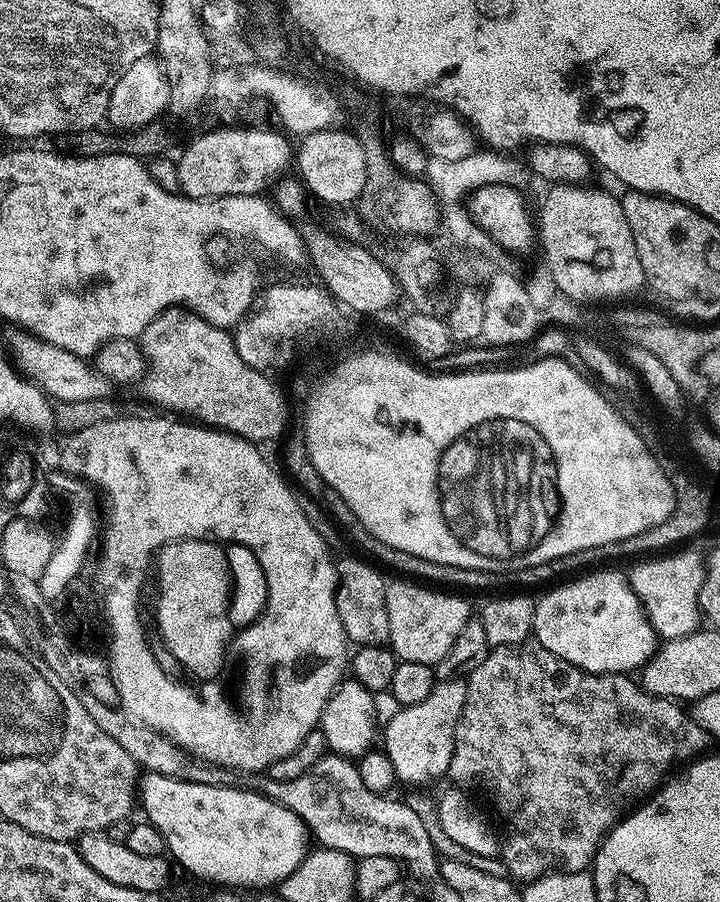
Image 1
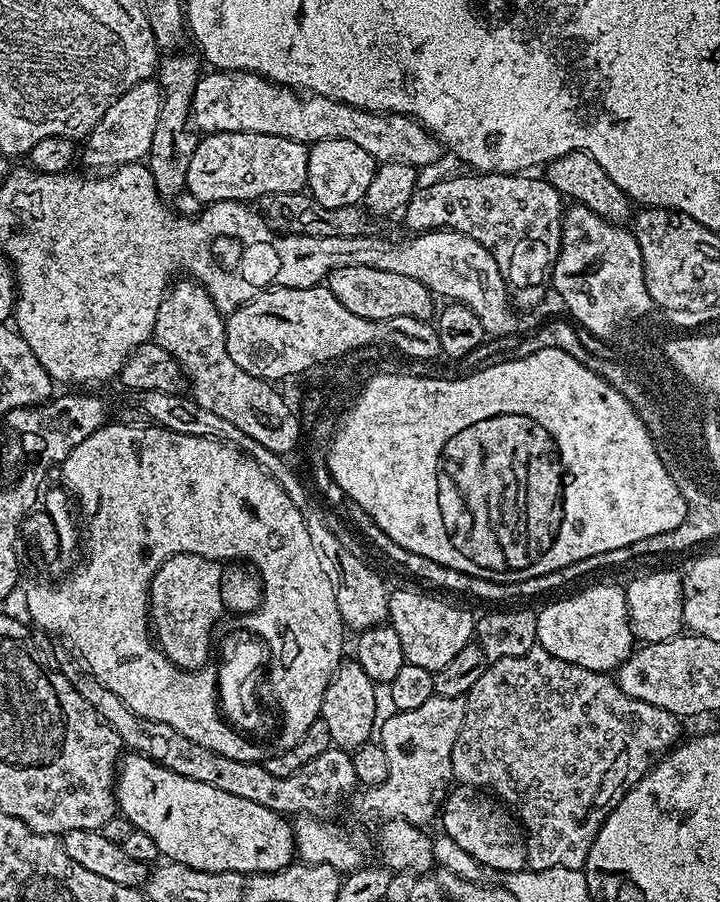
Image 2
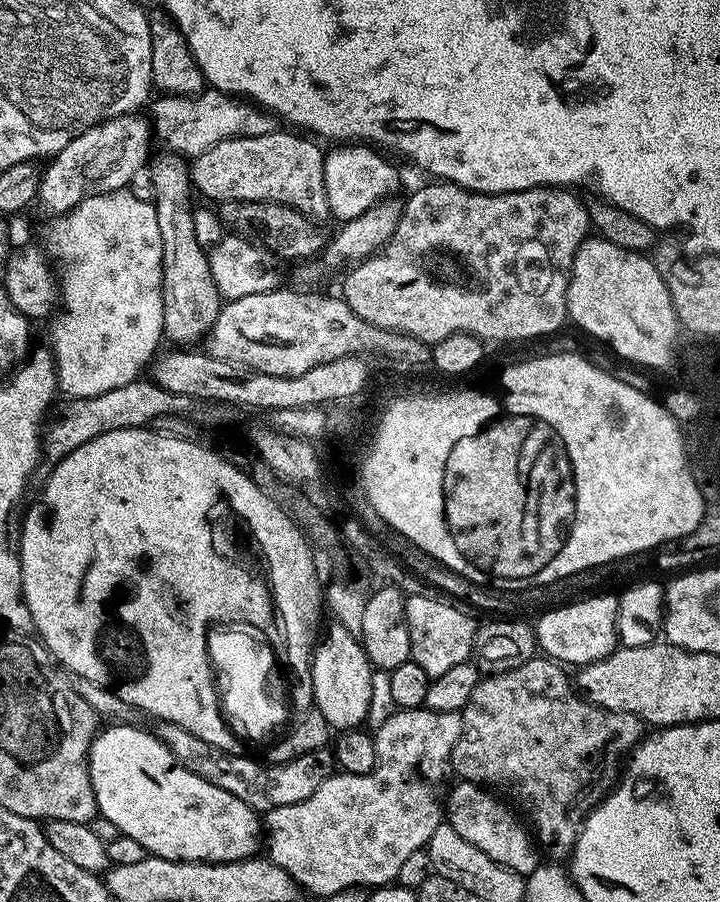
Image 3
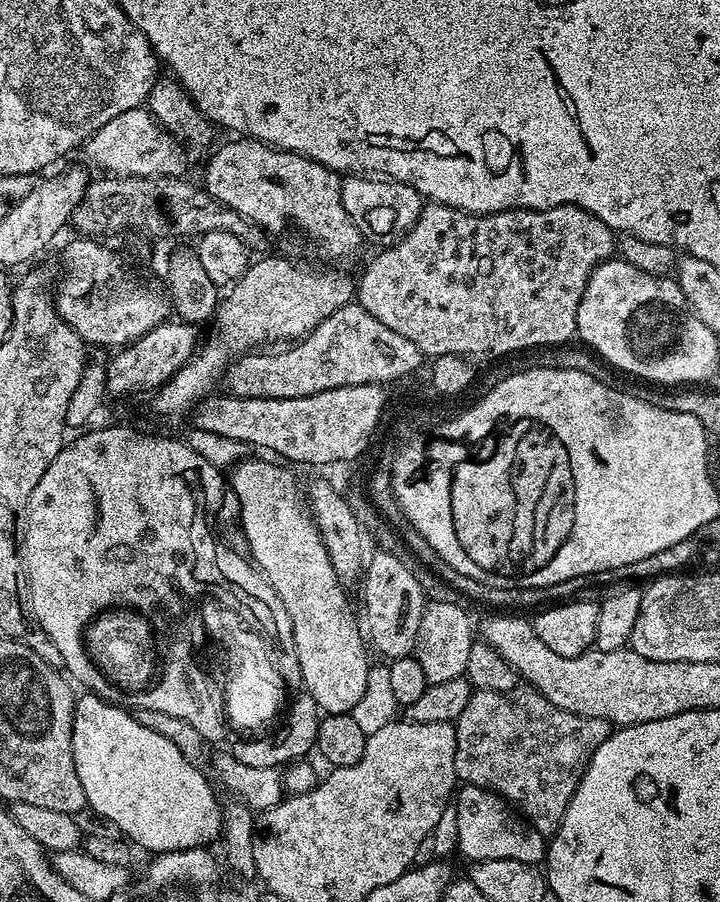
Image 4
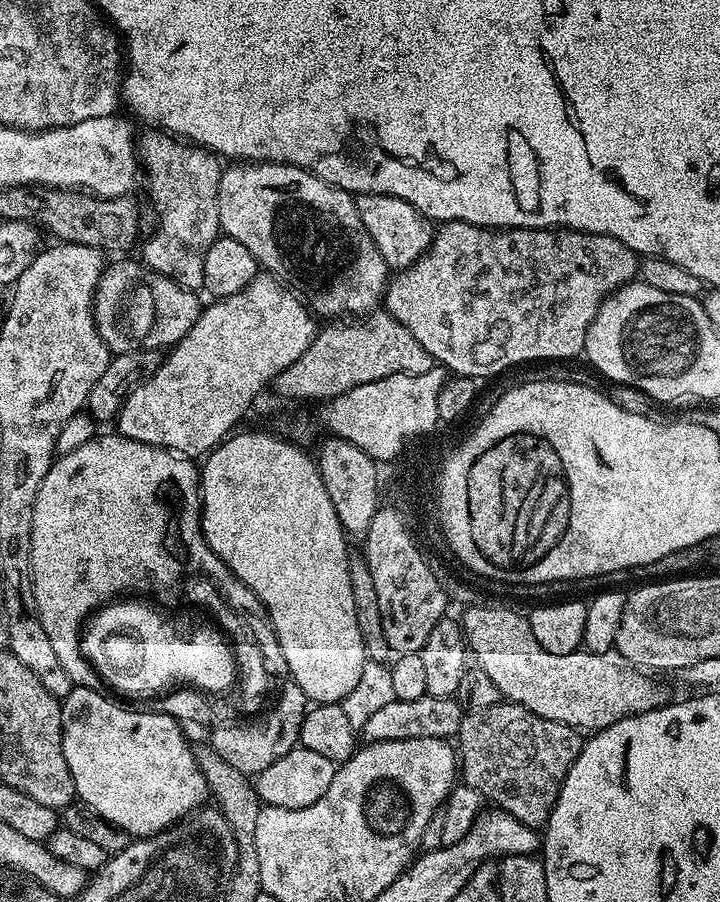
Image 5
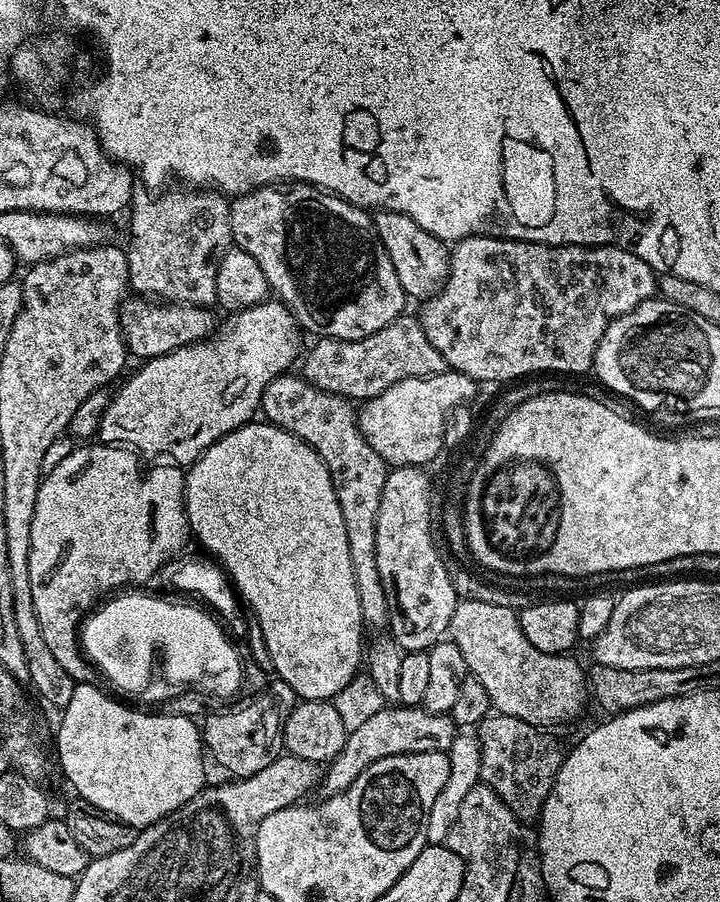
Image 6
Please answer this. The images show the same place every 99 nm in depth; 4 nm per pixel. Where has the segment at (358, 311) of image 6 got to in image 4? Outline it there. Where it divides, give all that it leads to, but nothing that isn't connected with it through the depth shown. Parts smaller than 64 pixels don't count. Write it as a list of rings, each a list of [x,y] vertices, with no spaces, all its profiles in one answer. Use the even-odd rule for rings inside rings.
[[[232,138],[229,144],[224,144],[216,153],[213,154],[212,158],[208,162],[208,170],[204,174],[204,180],[202,179],[203,187],[208,189],[215,200],[221,200],[228,208],[233,208],[238,214],[242,214],[248,220],[260,225],[264,231],[272,234],[272,232],[282,231],[288,224],[294,224],[300,228],[310,239],[320,243],[327,244],[329,250],[338,255],[346,256],[354,253],[361,242],[364,242],[363,233],[359,232],[356,224],[350,218],[350,214],[346,214],[346,206],[342,204],[342,190],[340,189],[341,177],[335,172],[331,172],[326,166],[322,166],[318,162],[310,159],[308,156],[303,156],[298,152],[288,152],[285,148],[274,148],[271,144],[264,144],[261,140],[254,140],[251,138]]]

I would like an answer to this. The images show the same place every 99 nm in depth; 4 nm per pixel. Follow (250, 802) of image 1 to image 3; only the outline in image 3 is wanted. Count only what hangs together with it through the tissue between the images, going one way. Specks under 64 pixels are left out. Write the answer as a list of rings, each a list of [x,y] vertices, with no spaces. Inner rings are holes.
[[[112,722],[107,726],[101,727],[92,741],[88,769],[97,813],[114,822],[119,835],[134,838],[151,855],[182,863],[232,863],[255,857],[261,851],[261,817],[242,798],[210,786],[206,778],[198,778],[198,774],[183,768],[155,731],[143,732],[144,728],[135,724]]]

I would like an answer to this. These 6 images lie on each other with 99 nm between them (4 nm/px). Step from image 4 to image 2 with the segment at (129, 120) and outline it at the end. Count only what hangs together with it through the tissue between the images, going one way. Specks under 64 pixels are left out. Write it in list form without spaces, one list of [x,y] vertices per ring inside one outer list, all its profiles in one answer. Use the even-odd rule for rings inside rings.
[[[205,71],[194,90],[190,123],[200,134],[274,134],[274,138],[290,138],[305,146],[342,138],[362,146],[366,154],[376,159],[377,165],[402,162],[417,170],[434,163],[442,153],[440,141],[411,116],[367,112],[325,96],[301,95],[257,72]]]

